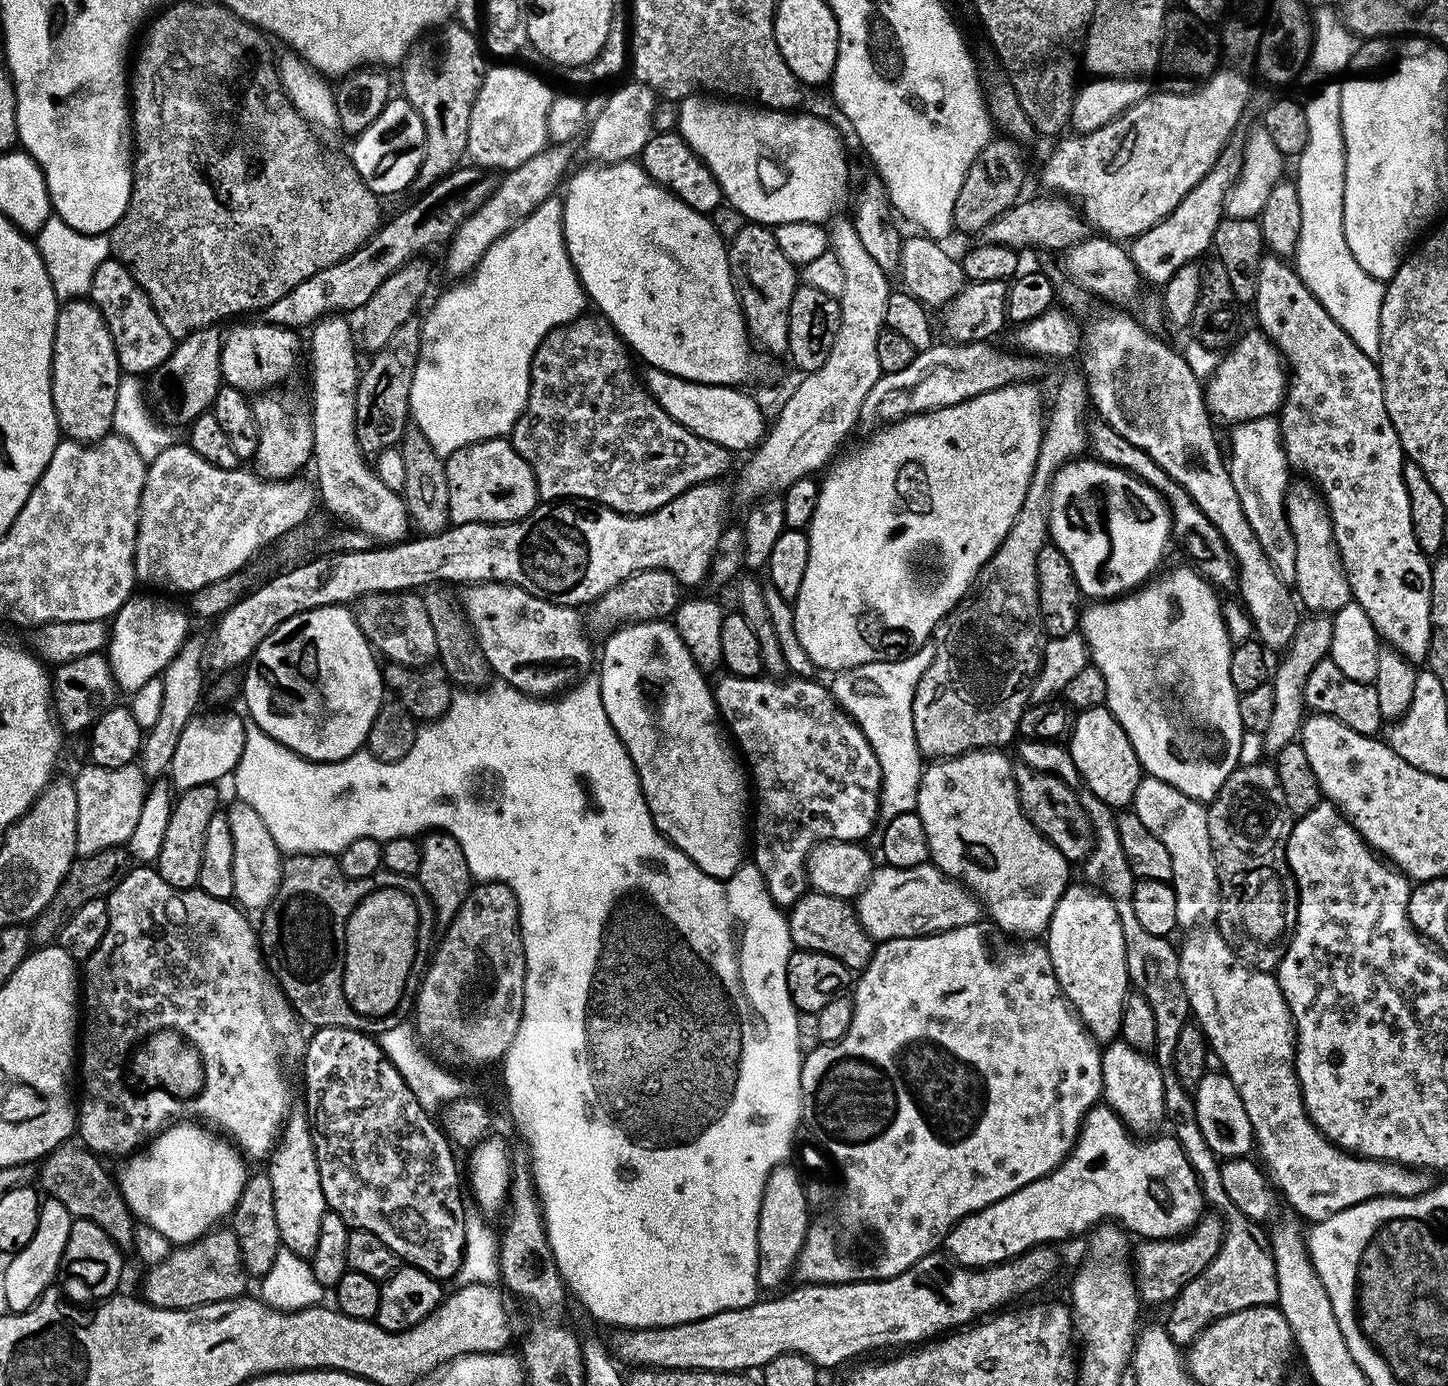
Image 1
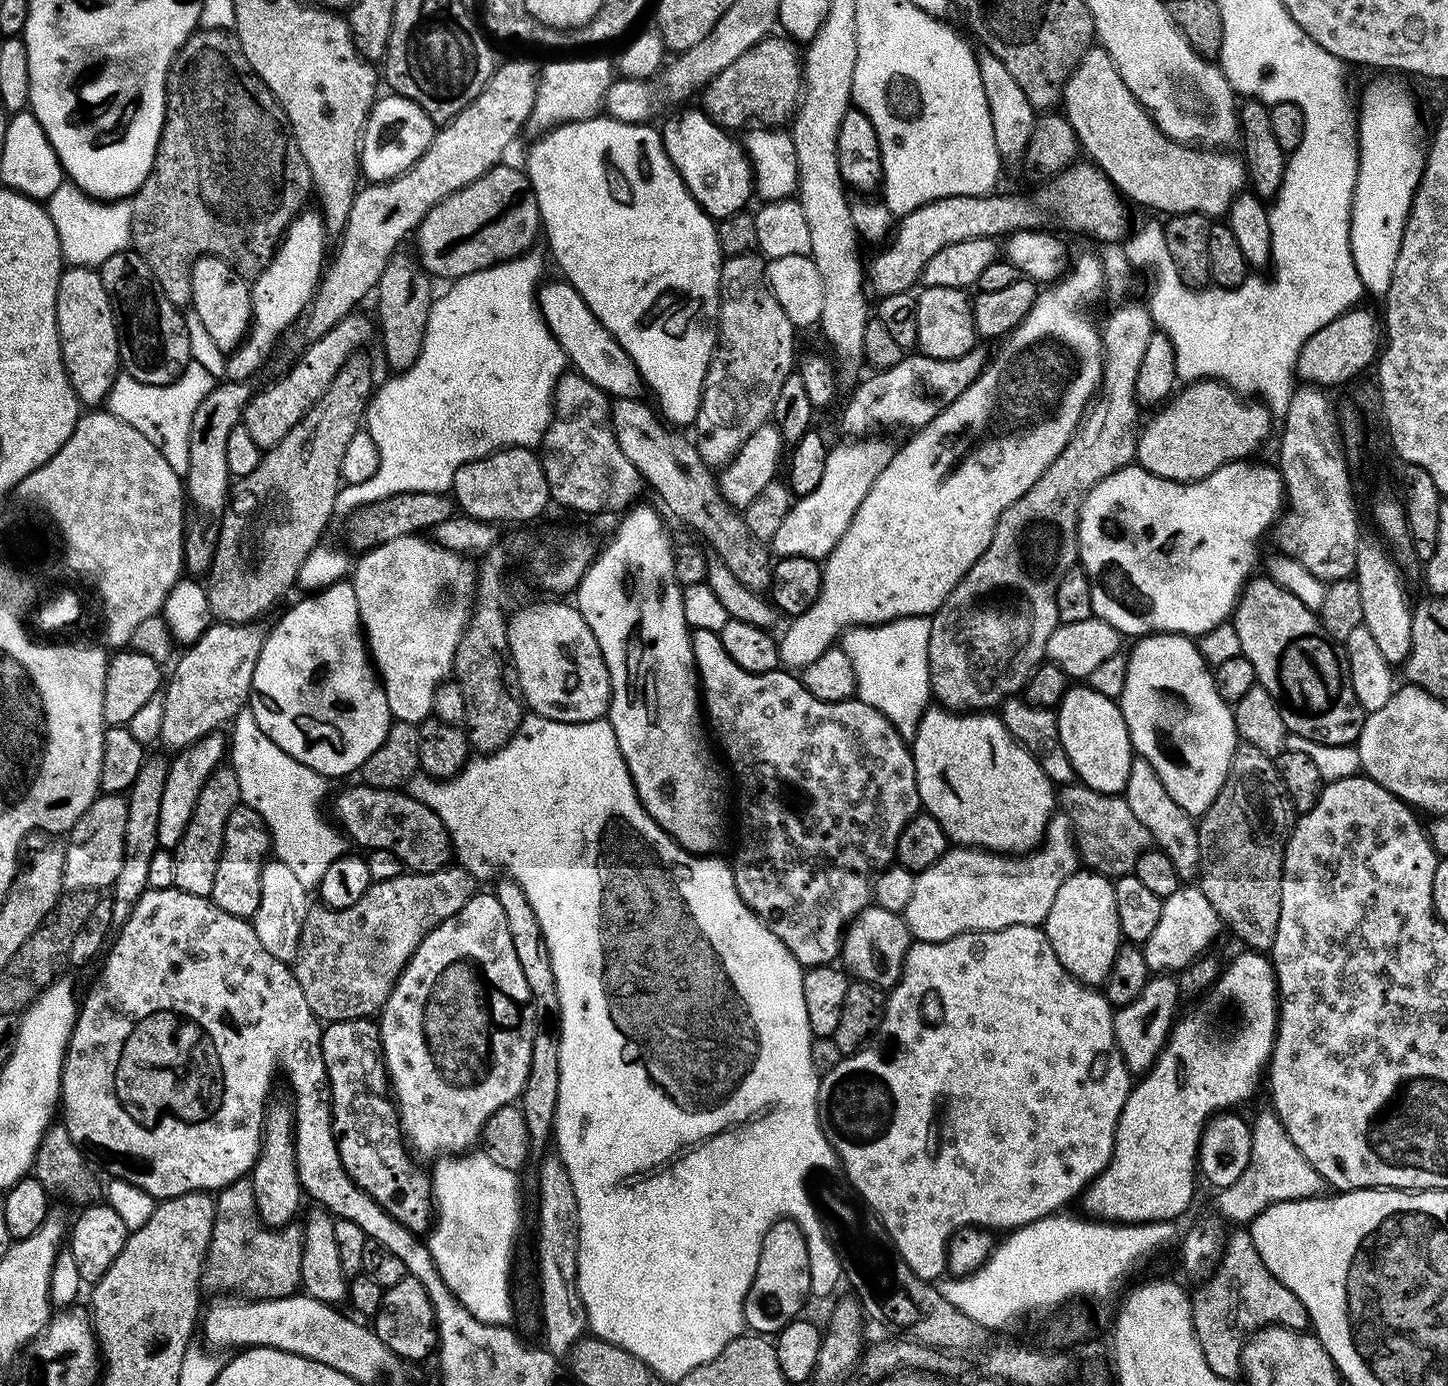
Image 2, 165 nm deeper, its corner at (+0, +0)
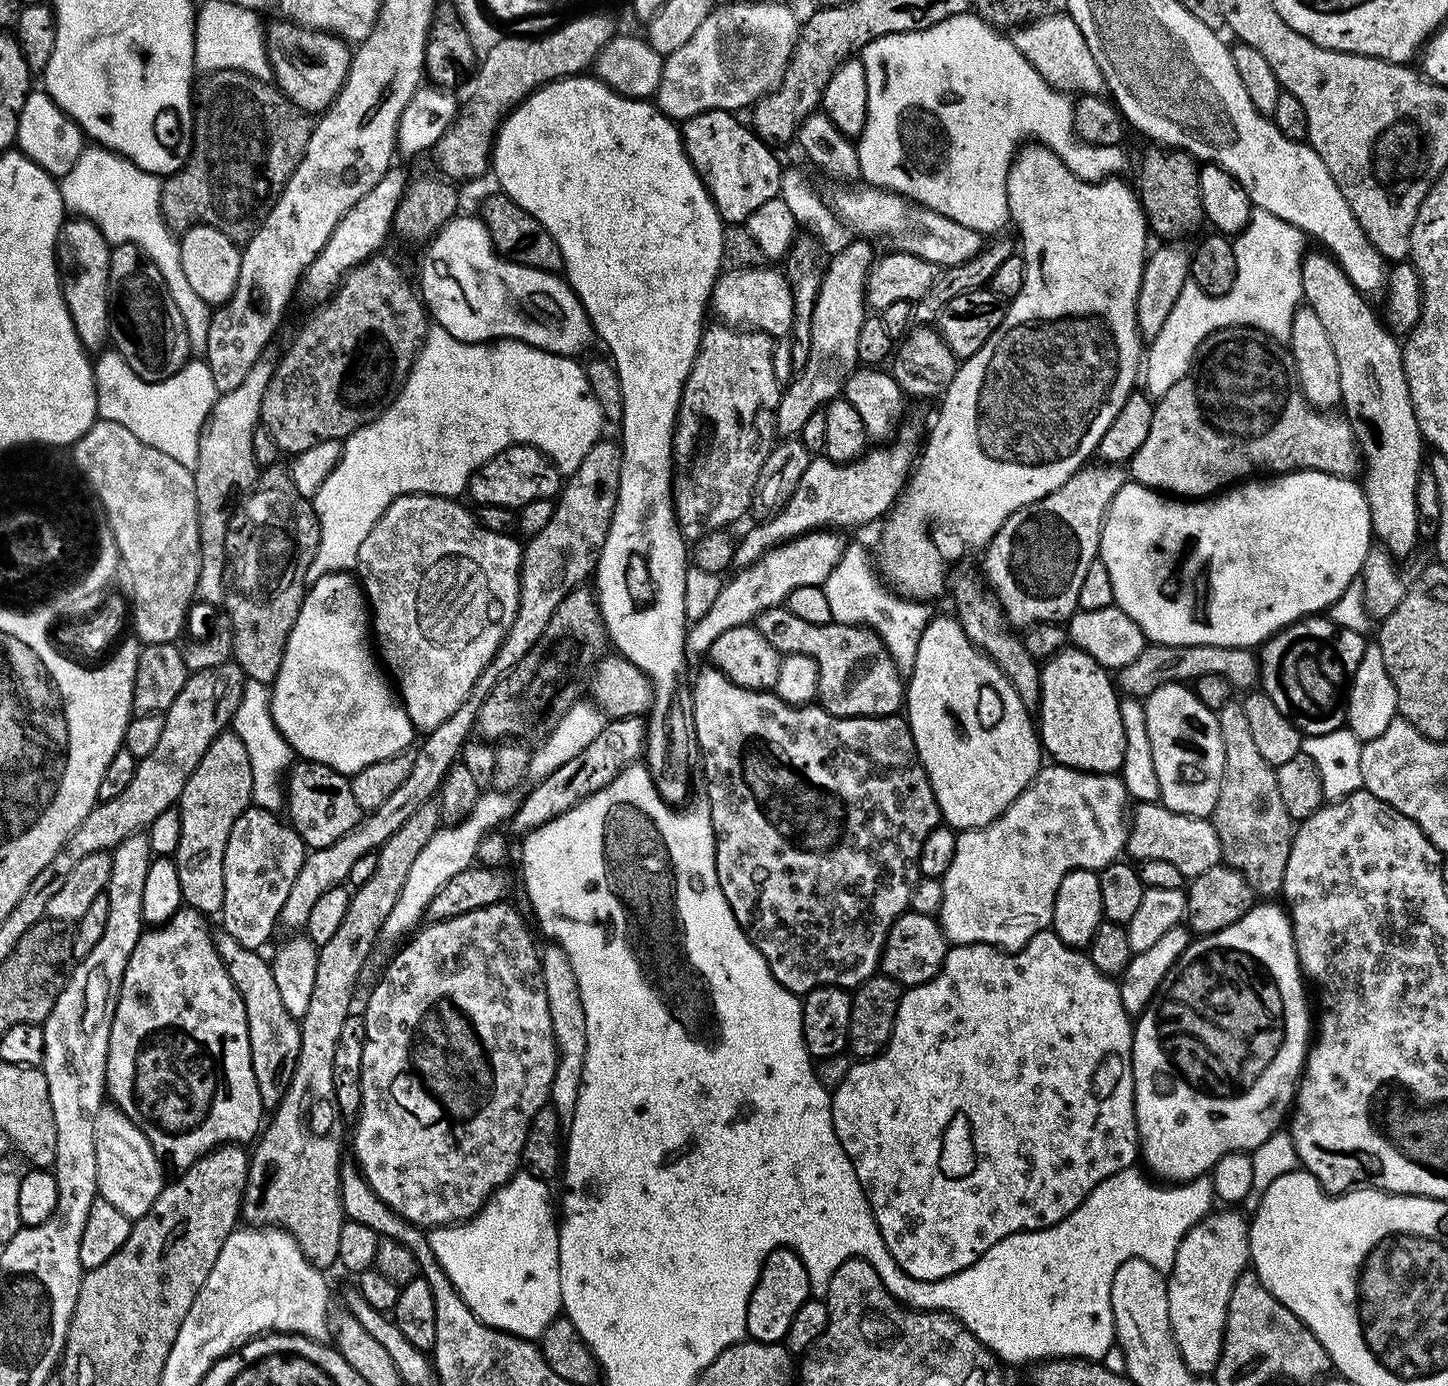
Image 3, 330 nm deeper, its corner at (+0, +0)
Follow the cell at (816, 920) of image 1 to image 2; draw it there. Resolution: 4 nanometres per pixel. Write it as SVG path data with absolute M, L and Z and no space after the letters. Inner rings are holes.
M879 906L864 908L844 929L839 959L849 977L865 980L874 986L891 990L900 980L904 959L914 943L912 931L899 912L891 912Z

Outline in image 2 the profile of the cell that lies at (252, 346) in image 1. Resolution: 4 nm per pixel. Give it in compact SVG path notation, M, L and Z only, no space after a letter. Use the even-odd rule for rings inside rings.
M200 256L192 264L190 277L192 297L190 308L196 311L208 340L223 354L231 353L248 334L252 323L252 294L250 284L235 267L217 256Z

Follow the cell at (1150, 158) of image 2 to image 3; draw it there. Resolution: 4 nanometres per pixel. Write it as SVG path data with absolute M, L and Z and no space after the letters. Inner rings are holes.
M1067 14L1034 19L1017 27L1010 39L1022 55L1042 74L1042 78L1052 88L1069 94L1100 94L1105 91L1104 75L1082 38L1082 30Z

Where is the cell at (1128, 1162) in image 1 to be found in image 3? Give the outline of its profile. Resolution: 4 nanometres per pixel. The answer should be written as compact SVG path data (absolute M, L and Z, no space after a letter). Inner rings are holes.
M1260 902L1253 906L1248 913L1245 914L1242 918L1238 918L1238 922L1234 922L1230 926L1226 926L1220 932L1214 932L1211 936L1203 937L1200 949L1192 956L1192 961L1189 964L1181 963L1179 965L1178 971L1180 973L1173 975L1171 979L1167 981L1156 993L1153 999L1149 1002L1147 1008L1140 1013L1138 1019L1134 1024L1134 1031L1132 1033L1132 1077L1136 1085L1134 1086L1134 1102L1136 1103L1136 1131L1138 1133L1138 1152L1142 1157L1142 1160L1145 1160L1146 1163L1152 1167L1153 1172L1161 1177L1158 1177L1161 1181L1164 1182L1187 1182L1192 1181L1197 1178L1203 1177L1205 1174L1211 1173L1215 1164L1219 1162L1224 1155L1229 1155L1231 1152L1242 1152L1251 1154L1255 1151L1256 1148L1262 1146L1272 1135L1276 1132L1281 1131L1282 1123L1286 1120L1286 1117L1289 1115L1290 1109L1293 1107L1295 1098L1296 1098L1296 1089L1298 1087L1298 1081L1304 1070L1304 1061L1308 1058L1308 1050L1310 1047L1310 1033L1314 1028L1314 1016L1308 1013L1308 996L1304 993L1304 984L1306 988L1306 980L1303 975L1297 974L1300 972L1300 960L1296 957L1296 952L1288 952L1290 946L1296 946L1296 940L1292 936L1292 921L1285 909L1280 908L1276 902Z

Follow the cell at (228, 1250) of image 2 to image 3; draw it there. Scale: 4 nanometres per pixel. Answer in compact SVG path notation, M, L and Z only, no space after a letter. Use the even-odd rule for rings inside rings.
M429 802L418 806L414 814L375 853L376 865L373 866L368 881L357 892L351 893L346 918L342 918L342 926L334 930L334 938L319 945L314 970L314 990L310 990L310 1006L306 1006L306 1014L299 1017L302 1050L298 1050L298 1062L294 1066L288 1087L284 1090L284 1097L271 1113L272 1121L270 1116L266 1127L259 1133L256 1153L253 1151L250 1156L248 1184L244 1188L242 1201L243 1219L248 1219L245 1221L252 1226L273 1225L283 1228L297 1240L309 1263L321 1270L328 1270L332 1263L335 1265L339 1261L338 1242L346 1221L342 1171L340 1172L340 1139L344 1136L344 1120L340 1117L340 1104L336 1101L336 1051L340 1048L340 1035L344 1032L344 1023L352 1008L352 995L356 992L360 971L363 970L372 947L378 944L380 927L398 902L414 858L422 852L422 848L441 824L439 803Z

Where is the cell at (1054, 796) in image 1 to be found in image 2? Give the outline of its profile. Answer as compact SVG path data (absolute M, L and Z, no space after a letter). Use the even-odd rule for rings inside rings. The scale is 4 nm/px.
M1073 782L1059 789L1058 804L1072 824L1076 850L1085 869L1109 878L1127 876L1135 869L1138 858L1149 847L1150 837L1146 826L1134 818L1134 810L1130 810L1123 795L1095 792Z

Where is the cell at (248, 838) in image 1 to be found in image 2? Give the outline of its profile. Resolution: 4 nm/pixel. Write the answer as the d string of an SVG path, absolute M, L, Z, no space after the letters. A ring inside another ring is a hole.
M275 858L265 863L260 881L262 890L258 898L258 910L250 918L252 929L258 934L258 942L262 942L262 946L266 946L266 950L270 950L274 958L285 962L295 961L302 922L310 907L309 889L304 888L302 882L298 882L298 877L290 871L290 866Z

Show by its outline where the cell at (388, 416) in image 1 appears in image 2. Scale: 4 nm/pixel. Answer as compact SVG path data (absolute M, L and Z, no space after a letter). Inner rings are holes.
M397 251L388 259L388 265L382 270L382 278L374 289L374 301L380 311L378 320L378 340L384 343L384 356L392 370L409 368L416 360L422 348L426 334L426 322L432 309L434 291L433 281L427 272L420 267L415 255Z

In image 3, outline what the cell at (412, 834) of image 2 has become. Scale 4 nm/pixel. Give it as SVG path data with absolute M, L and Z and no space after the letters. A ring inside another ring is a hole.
M303 758L297 759L287 773L286 808L287 804L287 819L312 850L337 842L362 816L361 809L354 802L351 779L345 773Z

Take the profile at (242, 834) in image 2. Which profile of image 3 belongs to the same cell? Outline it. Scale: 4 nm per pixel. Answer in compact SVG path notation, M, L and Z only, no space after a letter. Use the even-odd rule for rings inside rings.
M250 806L234 822L234 826L230 830L230 838L226 842L226 854L224 855L226 894L222 909L223 931L230 933L242 946L257 950L263 949L263 944L271 938L272 931L276 928L276 919L282 916L291 887L294 886L306 857L304 839L291 823L285 822L283 819L280 821L276 815L275 811Z

